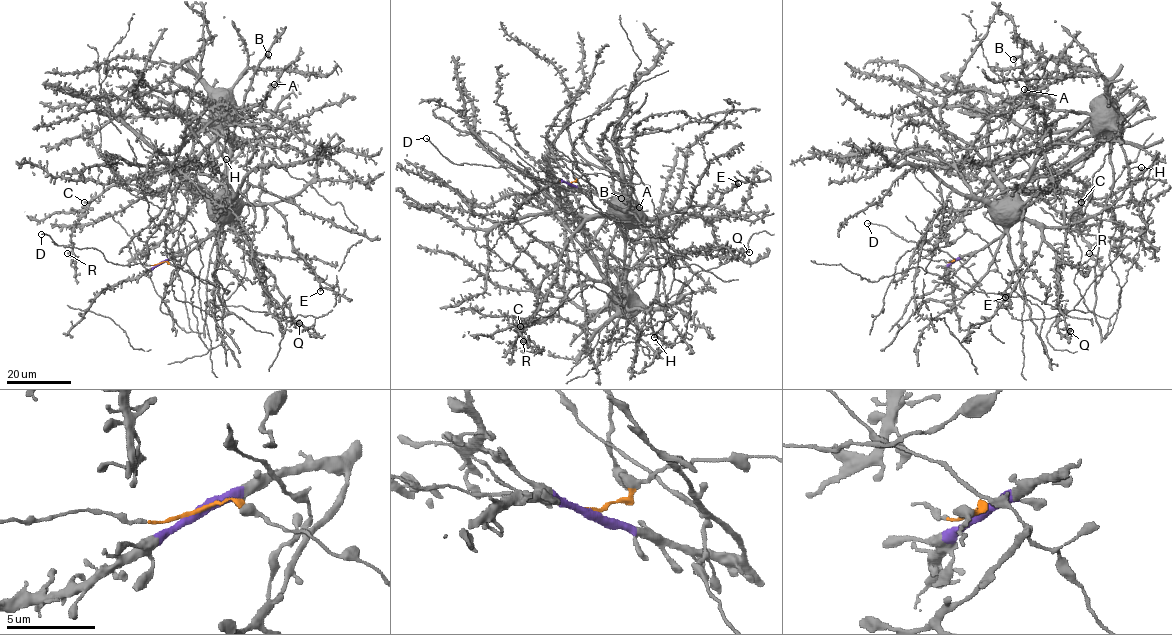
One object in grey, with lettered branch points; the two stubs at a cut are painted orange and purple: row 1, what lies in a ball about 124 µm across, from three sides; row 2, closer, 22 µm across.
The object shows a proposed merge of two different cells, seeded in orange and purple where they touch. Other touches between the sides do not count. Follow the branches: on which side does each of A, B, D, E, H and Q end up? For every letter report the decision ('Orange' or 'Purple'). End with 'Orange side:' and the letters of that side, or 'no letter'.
A: Purple
B: Purple
D: Orange
E: Purple
H: Purple
Q: Purple
Orange side: D

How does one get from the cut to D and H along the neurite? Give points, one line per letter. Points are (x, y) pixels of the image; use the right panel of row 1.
D: (953, 261), (921, 256), (915, 242), (907, 241), (882, 225), (867, 223)
H: (953, 261), (1000, 237), (1018, 220), (1044, 227), (1063, 227), (1094, 218), (1116, 201), (1141, 167)

